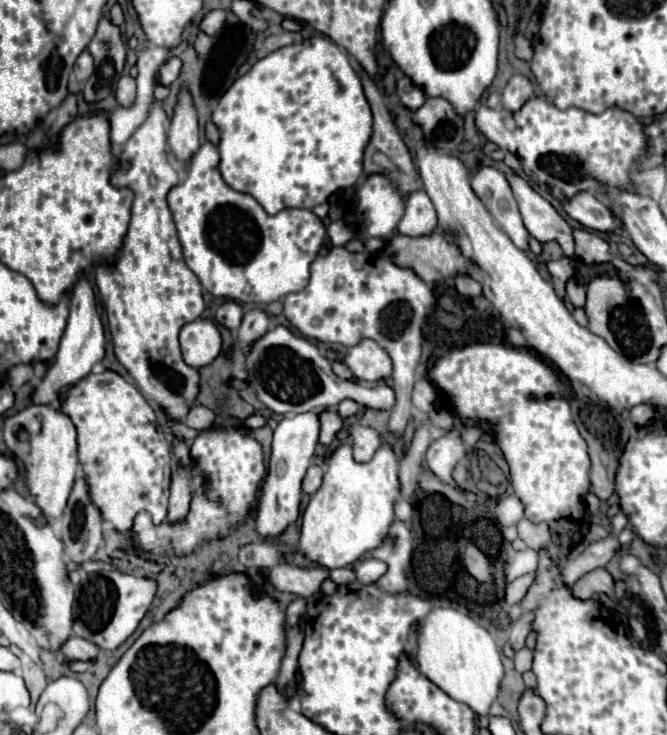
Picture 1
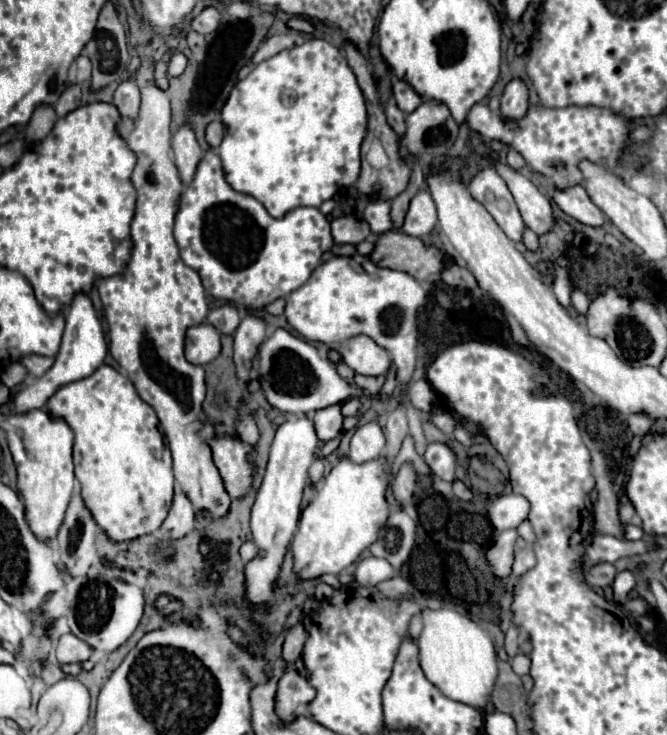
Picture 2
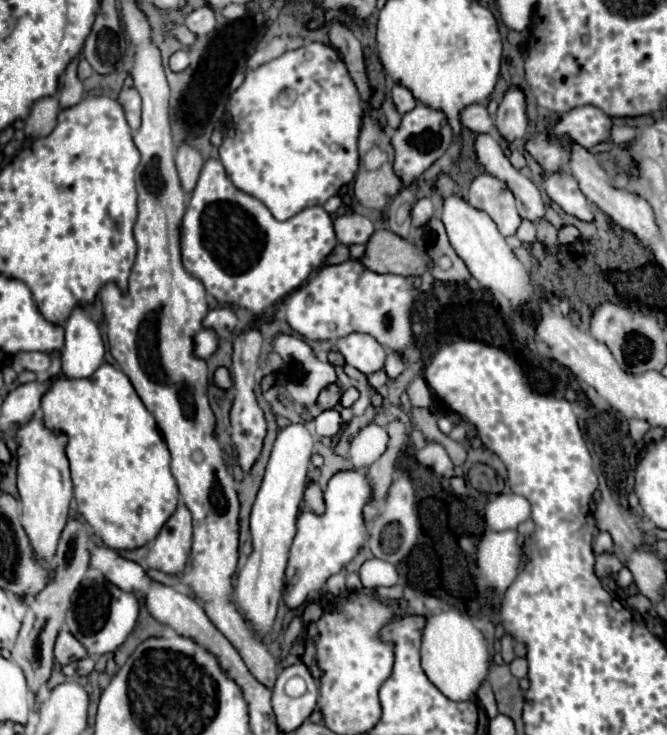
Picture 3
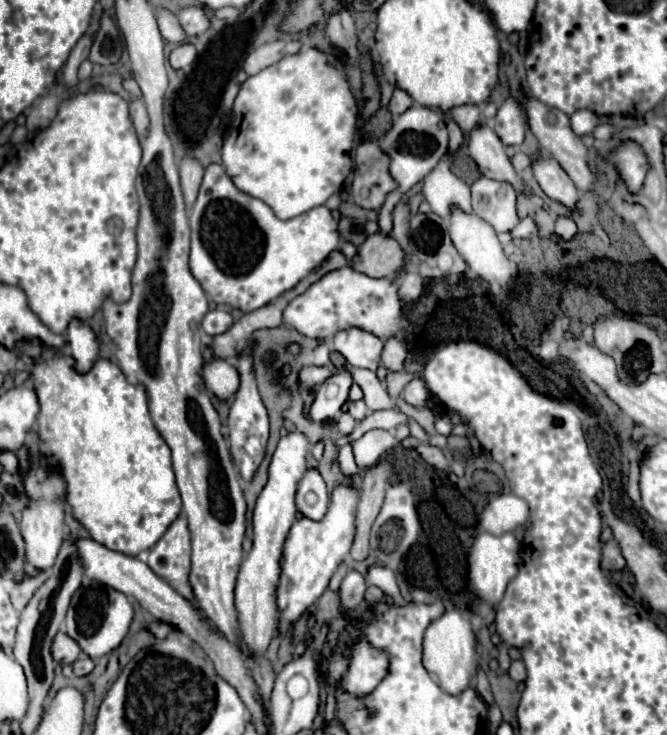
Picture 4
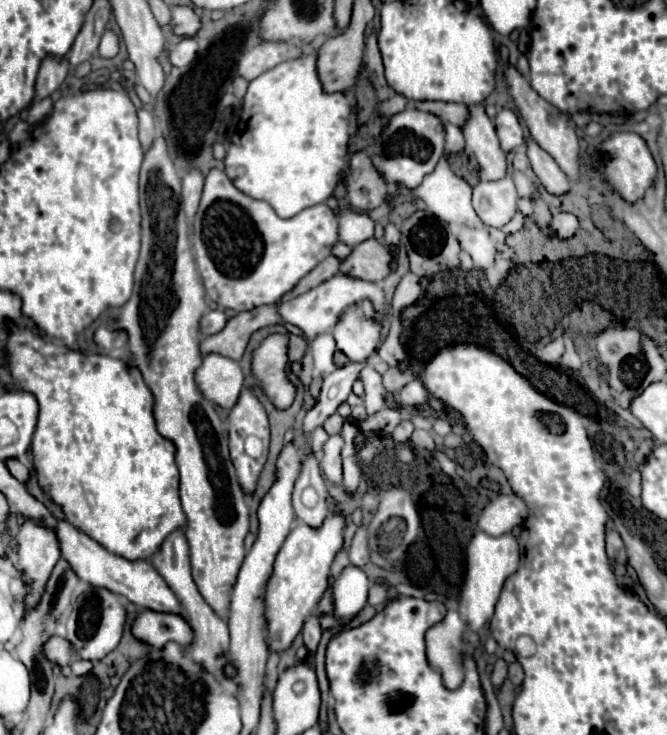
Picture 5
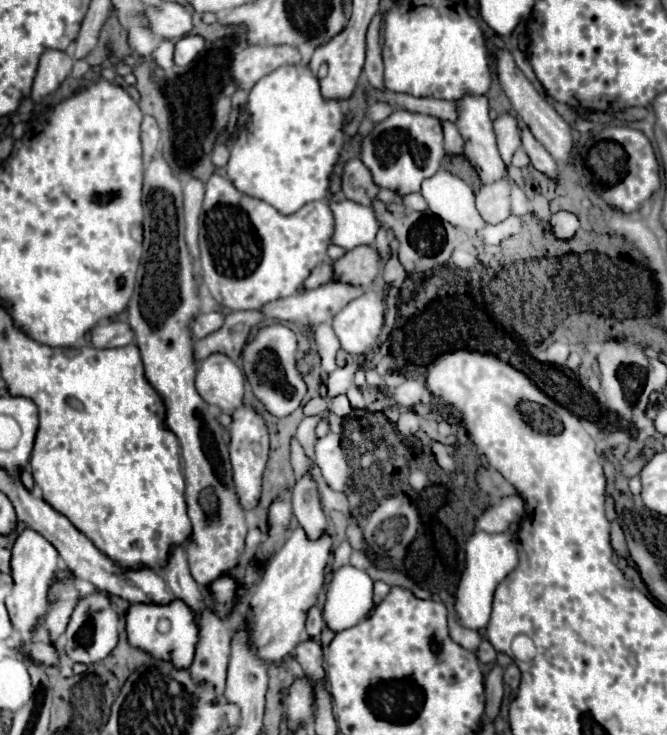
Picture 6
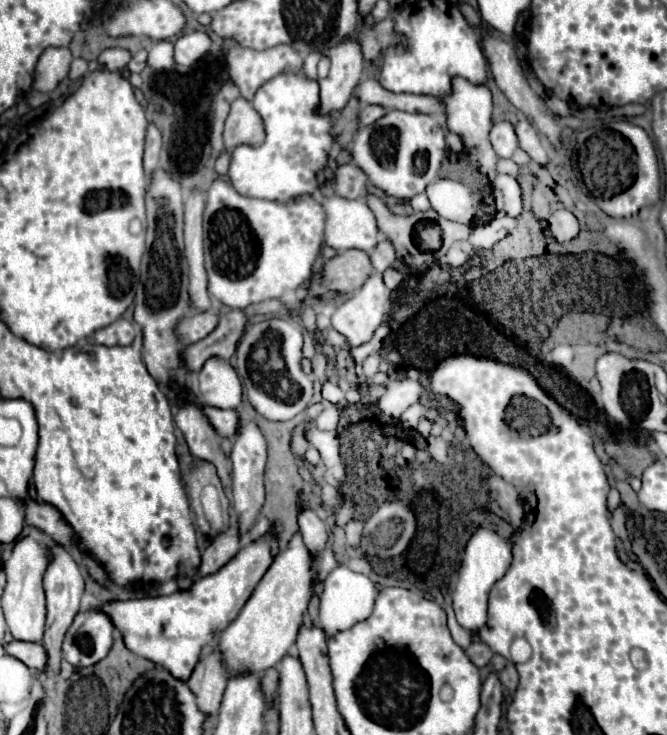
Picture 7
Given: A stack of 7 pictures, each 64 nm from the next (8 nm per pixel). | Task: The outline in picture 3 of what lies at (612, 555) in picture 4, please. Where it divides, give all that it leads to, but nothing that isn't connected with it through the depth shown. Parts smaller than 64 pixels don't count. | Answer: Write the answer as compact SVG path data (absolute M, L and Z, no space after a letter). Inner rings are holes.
M600 554L596 558L596 564L594 564L594 572L598 578L600 576L612 576L612 574L616 576L620 572L620 568L622 568L620 560L616 556L610 556L610 554Z

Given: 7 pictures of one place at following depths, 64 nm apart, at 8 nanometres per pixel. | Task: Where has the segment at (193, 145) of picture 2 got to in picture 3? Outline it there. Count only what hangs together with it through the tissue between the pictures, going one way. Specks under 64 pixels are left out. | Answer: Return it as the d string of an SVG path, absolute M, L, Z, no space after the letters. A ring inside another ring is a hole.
M184 140L176 150L176 168L178 168L178 176L182 180L182 188L188 194L196 186L196 180L198 180L202 164L204 164L204 158L200 156L198 148L188 144L188 140Z

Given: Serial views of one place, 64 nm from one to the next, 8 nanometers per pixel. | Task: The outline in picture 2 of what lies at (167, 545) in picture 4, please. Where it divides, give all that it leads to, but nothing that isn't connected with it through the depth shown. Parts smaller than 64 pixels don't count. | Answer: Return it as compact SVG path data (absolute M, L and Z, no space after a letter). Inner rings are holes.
M174 490L174 498L172 498L172 508L168 512L168 518L164 520L164 524L158 530L160 538L180 538L184 534L188 534L194 528L194 508L192 502L188 500L188 496L184 496L182 490Z

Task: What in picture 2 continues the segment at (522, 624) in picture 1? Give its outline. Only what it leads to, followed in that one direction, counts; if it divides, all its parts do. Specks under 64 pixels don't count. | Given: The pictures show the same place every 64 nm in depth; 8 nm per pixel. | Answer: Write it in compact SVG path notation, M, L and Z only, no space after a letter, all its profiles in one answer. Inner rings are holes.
M514 624L514 626L508 628L508 632L506 632L506 652L508 652L508 656L516 656L518 654L518 650L520 650L520 646L518 646L520 634L522 634L520 626Z

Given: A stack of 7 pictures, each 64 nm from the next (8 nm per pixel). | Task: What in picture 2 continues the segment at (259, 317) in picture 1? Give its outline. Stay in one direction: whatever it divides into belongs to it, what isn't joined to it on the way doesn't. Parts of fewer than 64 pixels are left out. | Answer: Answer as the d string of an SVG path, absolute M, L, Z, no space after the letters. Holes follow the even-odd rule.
M246 316L234 334L234 360L238 368L238 376L242 382L248 380L250 364L256 356L258 346L266 338L266 322L258 316Z

